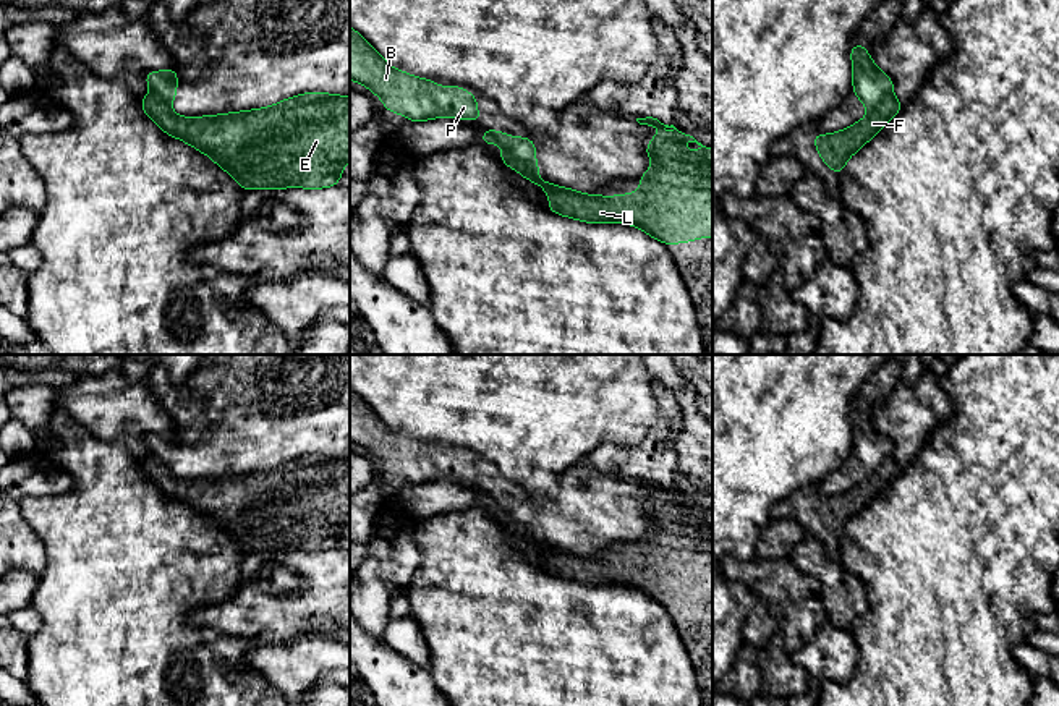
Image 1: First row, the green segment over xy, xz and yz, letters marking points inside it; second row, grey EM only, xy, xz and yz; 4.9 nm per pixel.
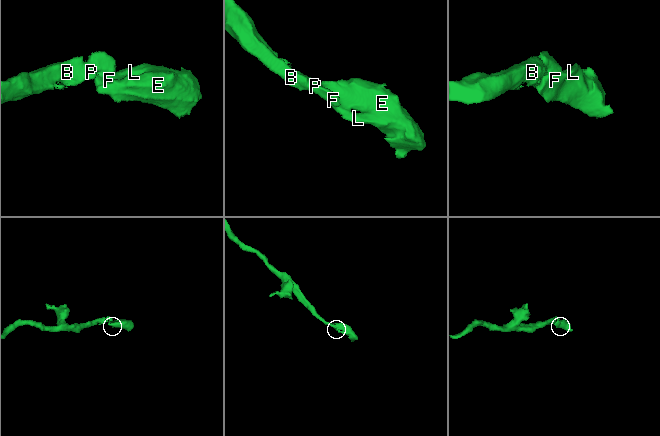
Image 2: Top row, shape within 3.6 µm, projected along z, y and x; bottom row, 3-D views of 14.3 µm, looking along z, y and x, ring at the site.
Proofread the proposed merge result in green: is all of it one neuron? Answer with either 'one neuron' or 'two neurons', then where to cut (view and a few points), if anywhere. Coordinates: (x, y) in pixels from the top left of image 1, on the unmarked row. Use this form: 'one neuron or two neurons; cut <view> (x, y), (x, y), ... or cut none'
two neurons; cut xz (510, 515), (535, 538)

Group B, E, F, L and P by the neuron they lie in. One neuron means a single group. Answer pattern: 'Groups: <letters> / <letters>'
Groups: B P / E F L

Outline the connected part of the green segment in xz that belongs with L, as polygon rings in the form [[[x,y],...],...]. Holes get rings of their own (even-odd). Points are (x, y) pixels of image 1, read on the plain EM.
[[[636,481],[640,487],[651,491],[674,491],[672,497],[654,497],[653,504],[644,510],[646,518],[653,521],[651,531],[638,541],[641,555],[628,555],[622,559],[594,559],[583,557],[572,551],[560,551],[530,536],[526,530],[507,513],[500,513],[497,520],[515,534],[521,536],[528,544],[542,551],[551,565],[549,573],[564,580],[576,581],[588,586],[619,585],[635,588],[654,602],[664,607],[687,606],[696,601],[712,599],[712,513],[693,499],[677,492],[674,487],[664,487],[657,481]],[[683,505],[696,505],[701,513],[698,517],[683,515]]]

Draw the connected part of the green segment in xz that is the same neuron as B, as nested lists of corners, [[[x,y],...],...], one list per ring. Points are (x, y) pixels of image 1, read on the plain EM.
[[[350,389],[350,442],[379,458],[385,473],[405,478],[408,484],[439,479],[483,484],[476,463],[460,449],[437,450],[437,444],[411,439],[392,431],[374,410]]]

